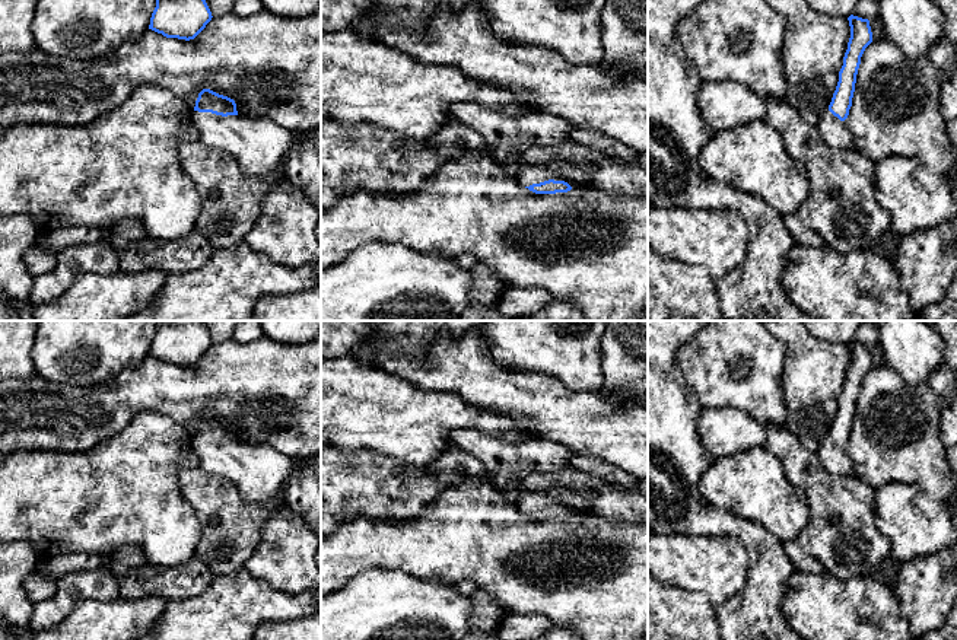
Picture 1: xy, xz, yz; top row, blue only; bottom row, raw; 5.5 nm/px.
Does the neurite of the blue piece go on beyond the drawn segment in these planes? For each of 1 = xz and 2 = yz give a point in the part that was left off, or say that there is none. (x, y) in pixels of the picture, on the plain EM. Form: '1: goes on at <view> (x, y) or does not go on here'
1: goes on at xz (528, 502)
2: goes on at yz (833, 458)

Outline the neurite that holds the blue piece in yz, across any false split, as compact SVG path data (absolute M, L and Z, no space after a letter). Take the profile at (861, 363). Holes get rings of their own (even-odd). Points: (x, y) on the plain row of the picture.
M851 341L848 347L851 353L851 364L843 383L843 392L839 398L839 408L829 432L829 437L815 452L821 467L830 475L846 478L853 477L853 465L845 446L852 433L861 383L865 375L872 369L872 359L868 346Z

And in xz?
M538 493L522 494L516 504L522 513L535 520L567 519L570 516L581 515L578 510L569 509L565 504Z

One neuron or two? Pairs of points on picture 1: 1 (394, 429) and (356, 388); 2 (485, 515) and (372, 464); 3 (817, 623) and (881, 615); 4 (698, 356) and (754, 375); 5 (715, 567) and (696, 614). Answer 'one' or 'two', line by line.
1: one
2: two
3: one
4: one
5: two

